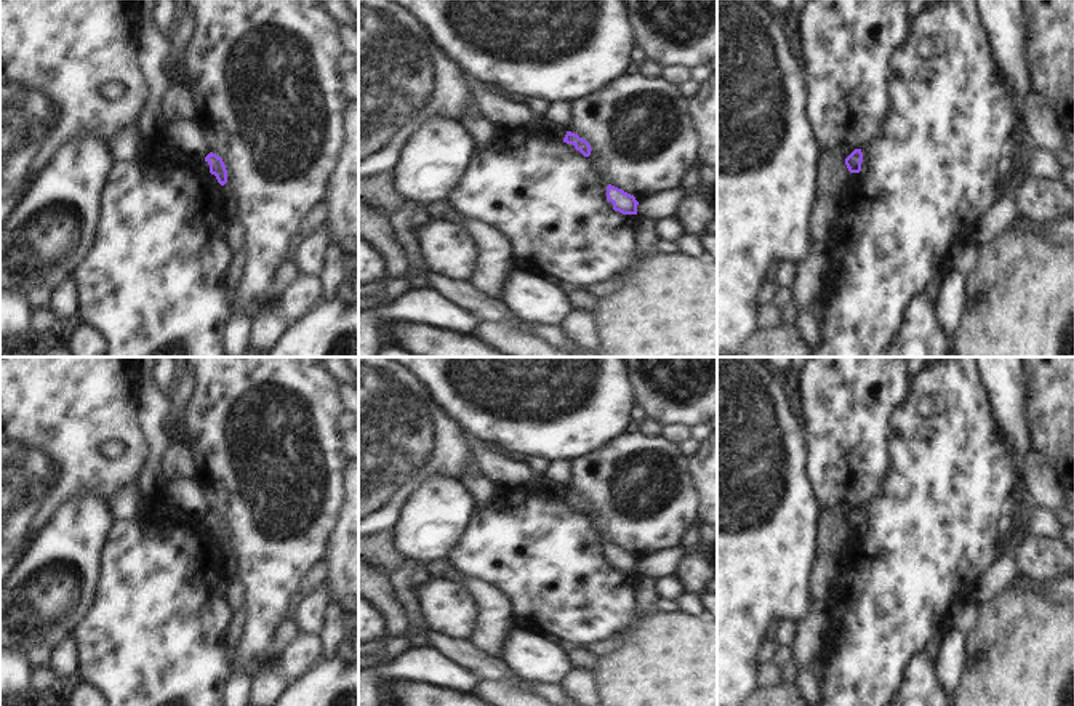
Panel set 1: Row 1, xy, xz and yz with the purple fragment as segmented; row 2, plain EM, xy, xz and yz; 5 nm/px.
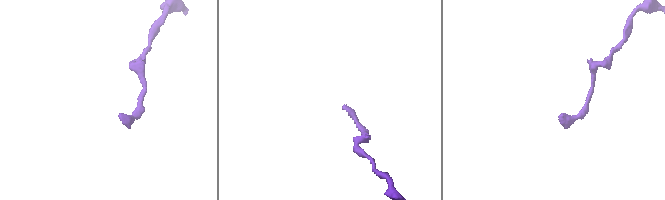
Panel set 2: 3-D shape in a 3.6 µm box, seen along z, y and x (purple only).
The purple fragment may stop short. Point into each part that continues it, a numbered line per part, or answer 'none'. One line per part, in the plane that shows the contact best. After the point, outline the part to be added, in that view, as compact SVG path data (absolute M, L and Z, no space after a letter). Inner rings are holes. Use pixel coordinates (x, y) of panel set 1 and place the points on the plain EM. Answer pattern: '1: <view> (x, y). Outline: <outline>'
none.

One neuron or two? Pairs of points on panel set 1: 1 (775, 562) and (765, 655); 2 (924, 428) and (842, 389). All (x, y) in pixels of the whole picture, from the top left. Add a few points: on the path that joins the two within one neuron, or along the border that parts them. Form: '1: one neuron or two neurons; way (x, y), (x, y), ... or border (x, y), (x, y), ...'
1: two neurons; border (769, 634), (757, 652), (757, 663)
2: two neurons; border (913, 380), (906, 397), (892, 413), (885, 449)

